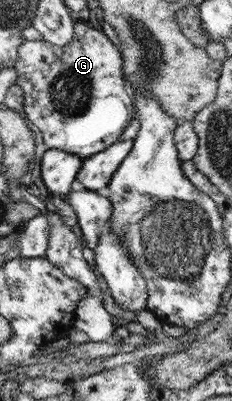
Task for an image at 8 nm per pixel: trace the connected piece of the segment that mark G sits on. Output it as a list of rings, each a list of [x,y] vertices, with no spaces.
[[[75,18],[75,39],[68,46],[58,46],[48,40],[27,40],[21,48],[21,57],[16,68],[20,78],[16,85],[25,90],[25,112],[44,134],[49,150],[65,150],[80,158],[102,153],[115,142],[128,126],[134,114],[133,97],[128,91],[124,77],[124,56],[116,46],[90,24]]]

